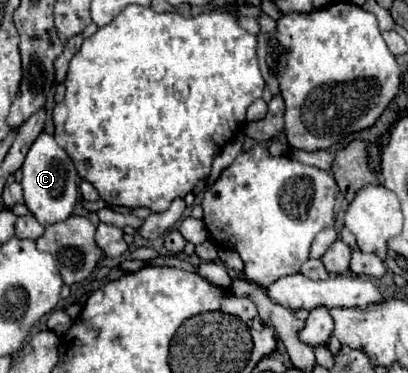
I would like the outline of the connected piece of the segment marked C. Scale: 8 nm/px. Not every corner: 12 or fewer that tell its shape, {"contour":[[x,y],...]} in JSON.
{"contour":[[42,131],[22,165],[24,201],[42,225],[70,217],[76,169]]}

